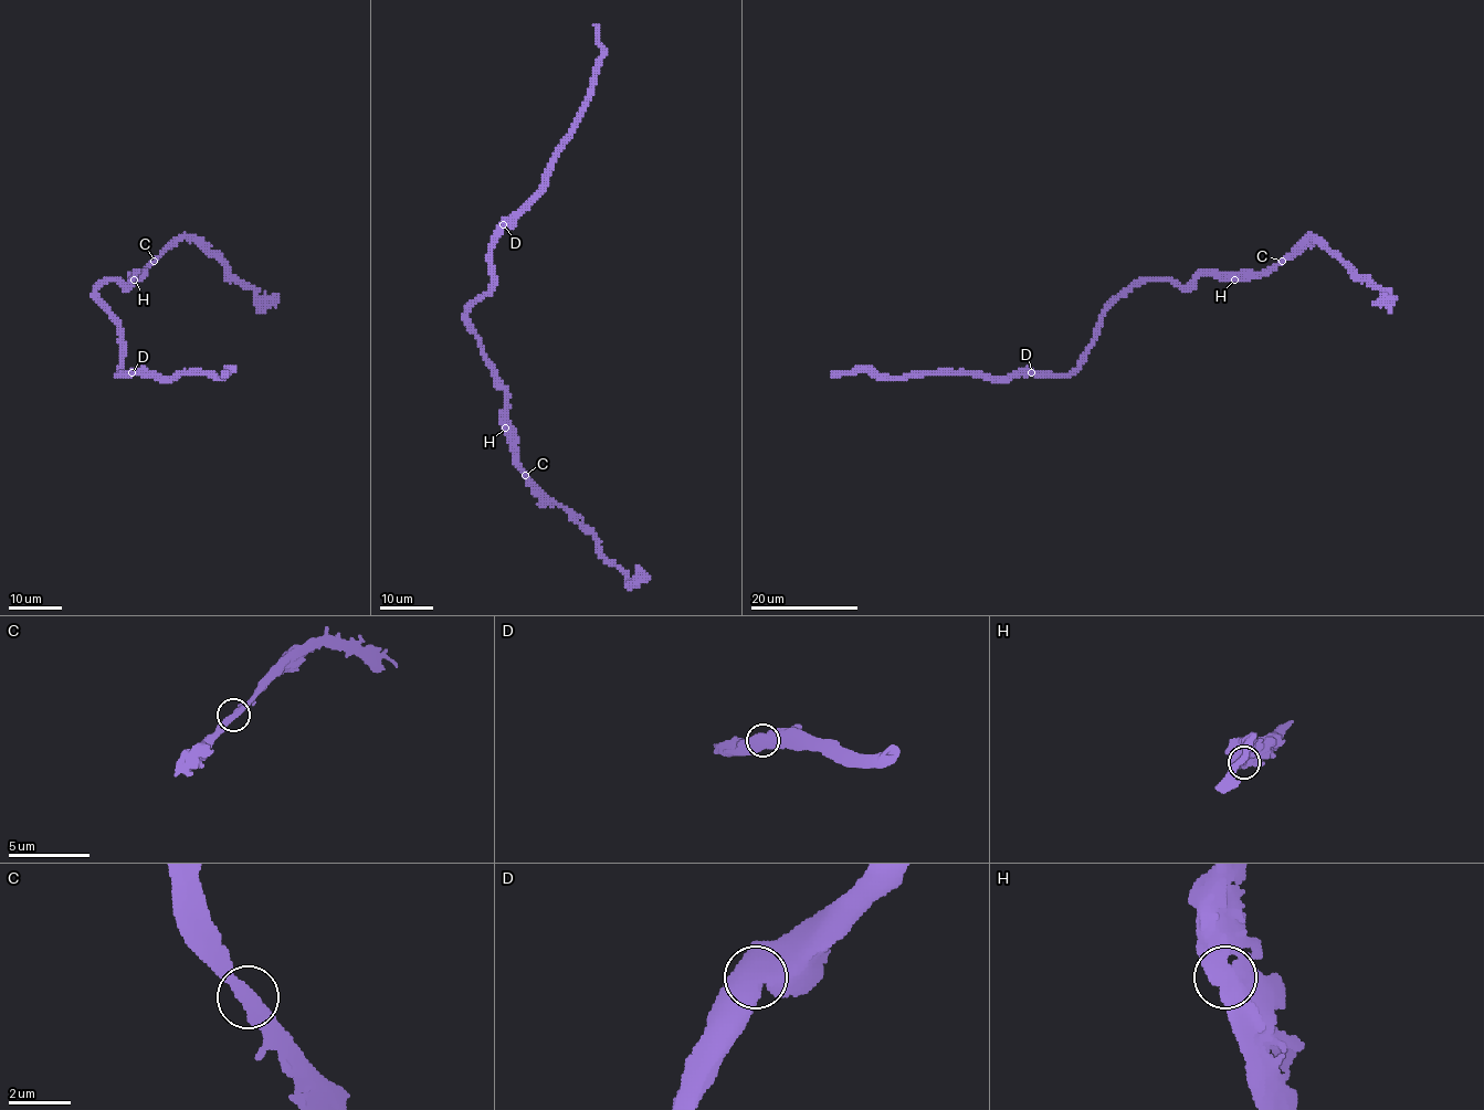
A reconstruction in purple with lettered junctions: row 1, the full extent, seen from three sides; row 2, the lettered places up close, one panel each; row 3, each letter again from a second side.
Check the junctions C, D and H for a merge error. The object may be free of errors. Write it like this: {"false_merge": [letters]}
{"false_merge": []}

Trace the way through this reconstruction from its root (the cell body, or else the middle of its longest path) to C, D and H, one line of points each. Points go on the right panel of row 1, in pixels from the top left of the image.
C: (1124, 292), (1147, 279), (1172, 279), (1190, 285), (1206, 273), (1249, 276), (1271, 272), (1282, 261)
D: (1124, 292), (1103, 315), (1096, 340), (1076, 368), (1064, 374), (1032, 372)
H: (1124, 292), (1147, 279), (1172, 279), (1190, 285), (1206, 273), (1223, 273), (1235, 279)

